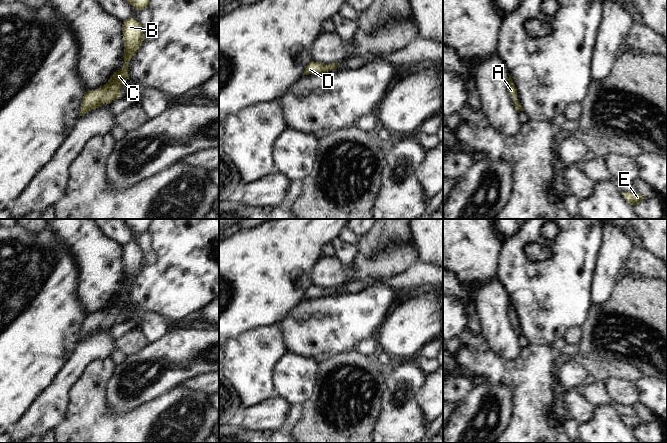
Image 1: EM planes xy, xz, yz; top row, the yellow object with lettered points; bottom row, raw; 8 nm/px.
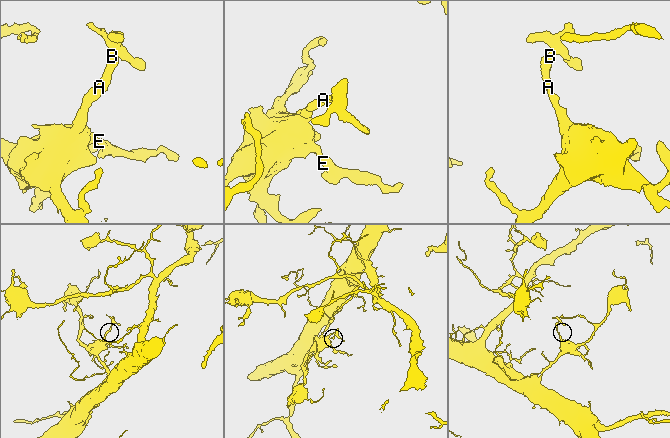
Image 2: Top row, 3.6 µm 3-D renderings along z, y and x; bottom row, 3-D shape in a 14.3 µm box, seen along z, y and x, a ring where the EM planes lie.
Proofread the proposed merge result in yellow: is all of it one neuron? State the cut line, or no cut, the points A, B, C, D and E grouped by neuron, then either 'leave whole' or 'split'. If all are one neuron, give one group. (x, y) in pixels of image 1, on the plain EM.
no cut; A B C D E; leave whole

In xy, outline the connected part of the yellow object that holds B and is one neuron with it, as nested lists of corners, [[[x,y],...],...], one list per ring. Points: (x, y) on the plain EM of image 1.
[[[128,242],[122,248],[123,265],[124,265],[124,290],[115,296],[110,304],[99,312],[99,315],[88,314],[80,330],[80,340],[87,336],[99,332],[105,326],[111,328],[116,322],[122,320],[120,312],[128,303],[128,287],[135,279],[144,265],[143,251],[135,242]]]

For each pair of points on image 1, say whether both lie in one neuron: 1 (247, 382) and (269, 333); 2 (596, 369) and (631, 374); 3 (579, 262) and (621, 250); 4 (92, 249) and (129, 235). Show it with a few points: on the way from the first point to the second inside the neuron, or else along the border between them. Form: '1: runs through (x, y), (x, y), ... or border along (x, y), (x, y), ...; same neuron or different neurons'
1: runs through (249, 370), (249, 359), (262, 345); same neuron
2: runs through (605, 369), (622, 370); same neuron
3: border along (603, 234), (592, 280); different neurons
4: border along (99, 229), (122, 246); different neurons

